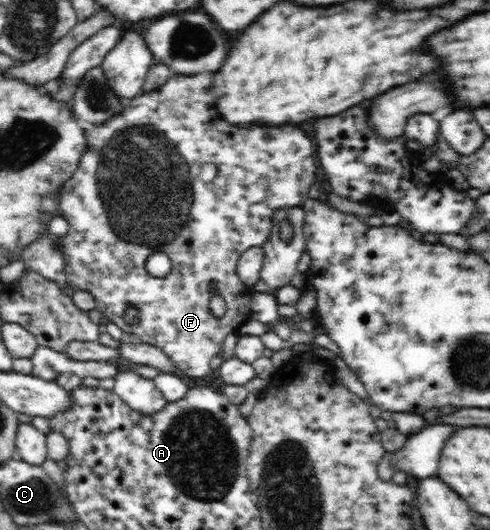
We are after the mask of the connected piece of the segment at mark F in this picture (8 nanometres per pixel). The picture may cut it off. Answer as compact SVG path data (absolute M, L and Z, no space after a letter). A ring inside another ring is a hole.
M203 71L194 77L184 77L183 74L172 76L157 90L144 92L130 100L128 107L124 107L118 115L114 115L114 121L110 121L108 129L106 123L96 125L92 129L86 129L86 137L90 137L90 149L82 155L82 163L78 165L78 171L72 175L66 185L62 185L60 193L60 217L68 222L68 232L60 238L63 248L65 265L65 282L74 290L90 292L95 297L97 310L104 315L105 322L115 323L126 335L137 335L145 344L150 344L166 353L166 356L174 362L174 366L184 378L203 378L211 373L210 361L219 353L227 335L238 333L240 325L251 318L250 291L247 285L242 284L237 274L239 257L247 249L254 246L262 246L268 241L273 230L274 214L281 209L300 207L303 198L308 195L310 187L315 183L316 169L318 169L317 157L314 152L314 143L306 132L292 124L286 124L279 128L258 127L252 129L236 129L230 127L224 119L220 119L210 93L210 77L212 71ZM152 252L162 252L168 255L172 267L170 273L164 277L156 277L146 269L146 260ZM216 281L216 287L224 298L226 309L222 316L214 316L210 310L210 287L208 283ZM128 307L135 307L140 311L139 324L128 326L124 322L124 311Z

